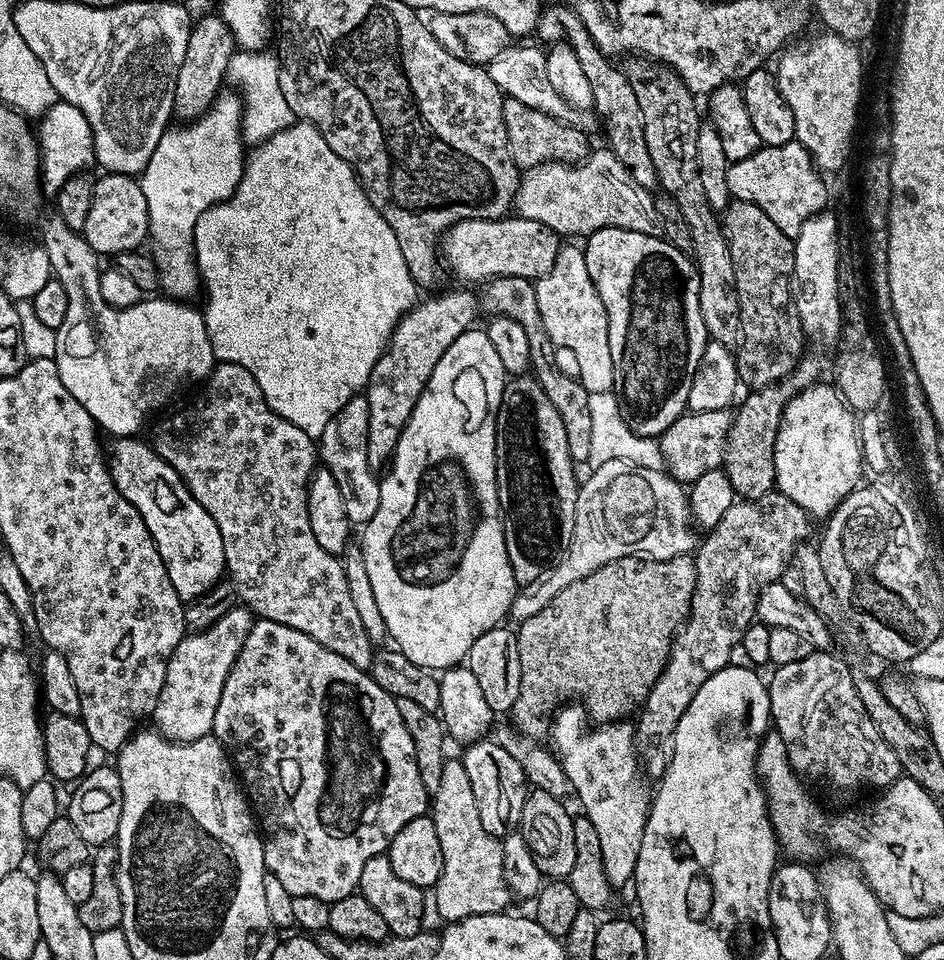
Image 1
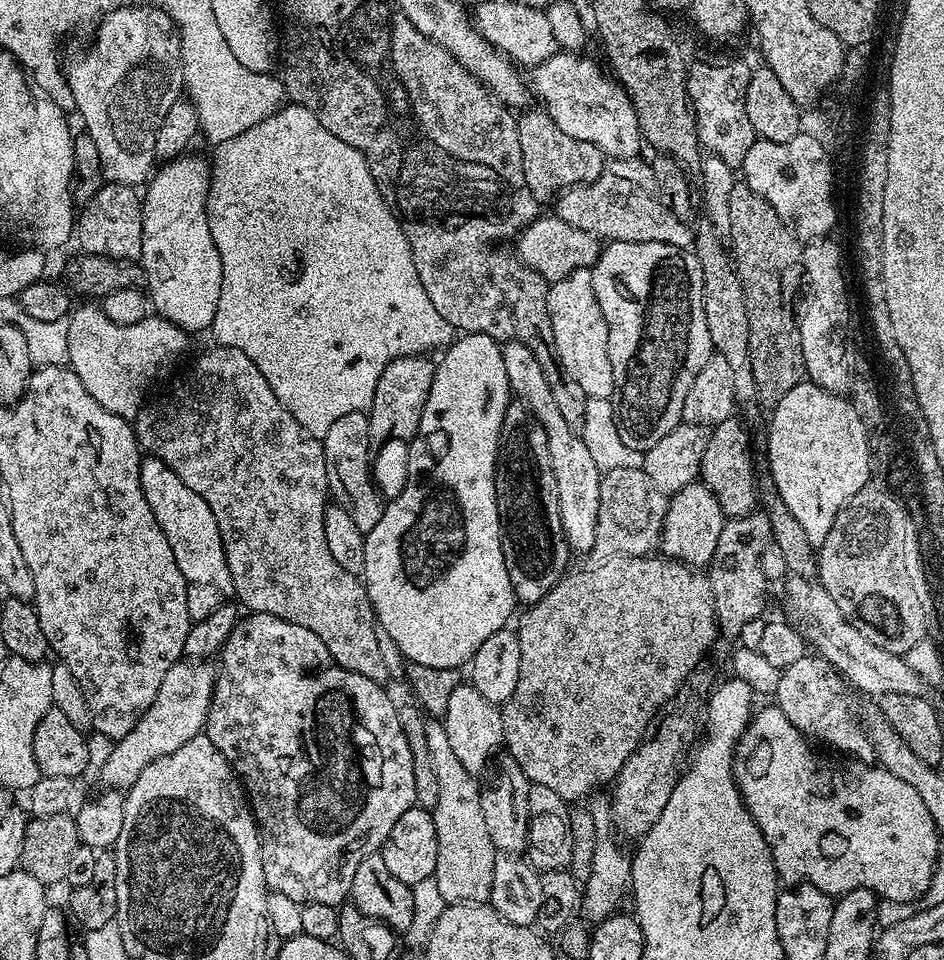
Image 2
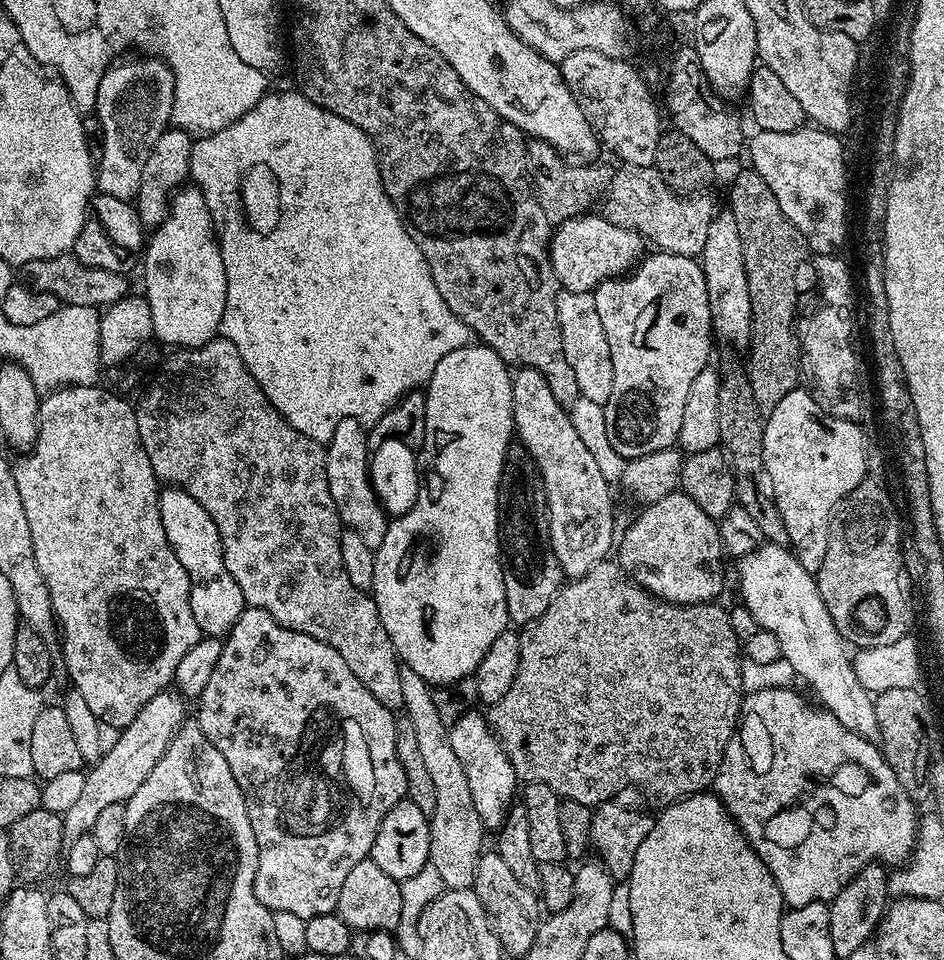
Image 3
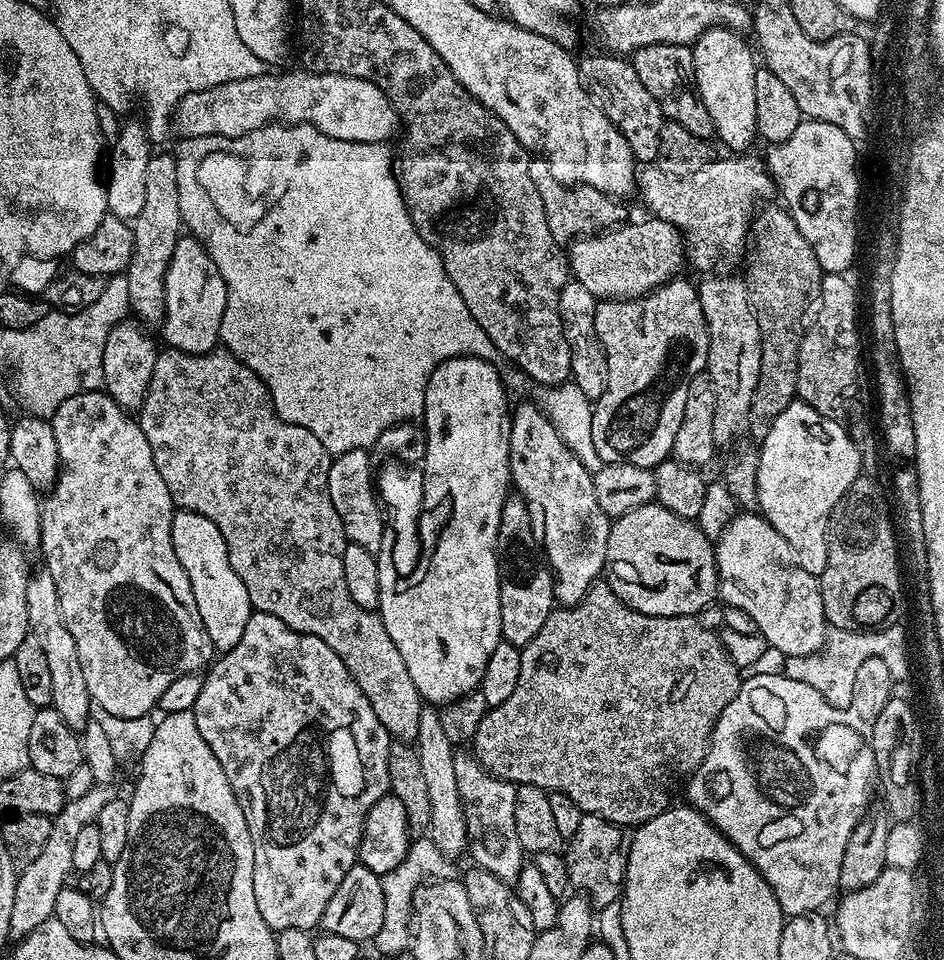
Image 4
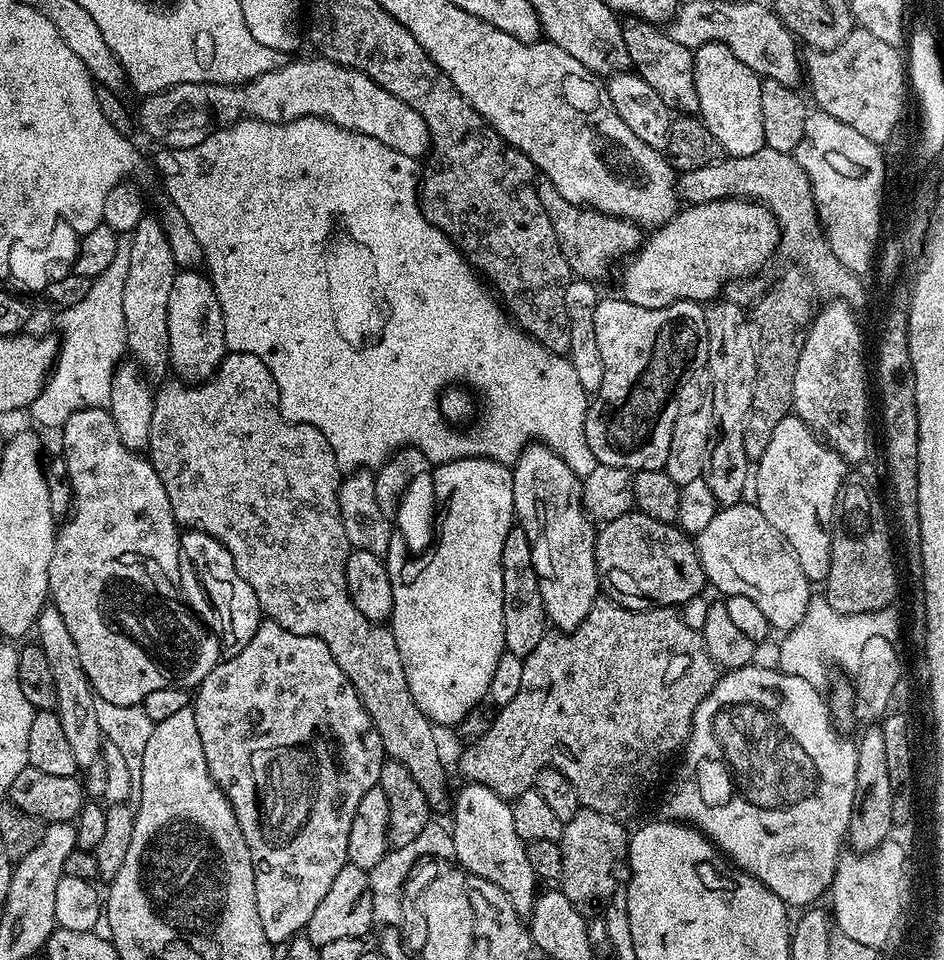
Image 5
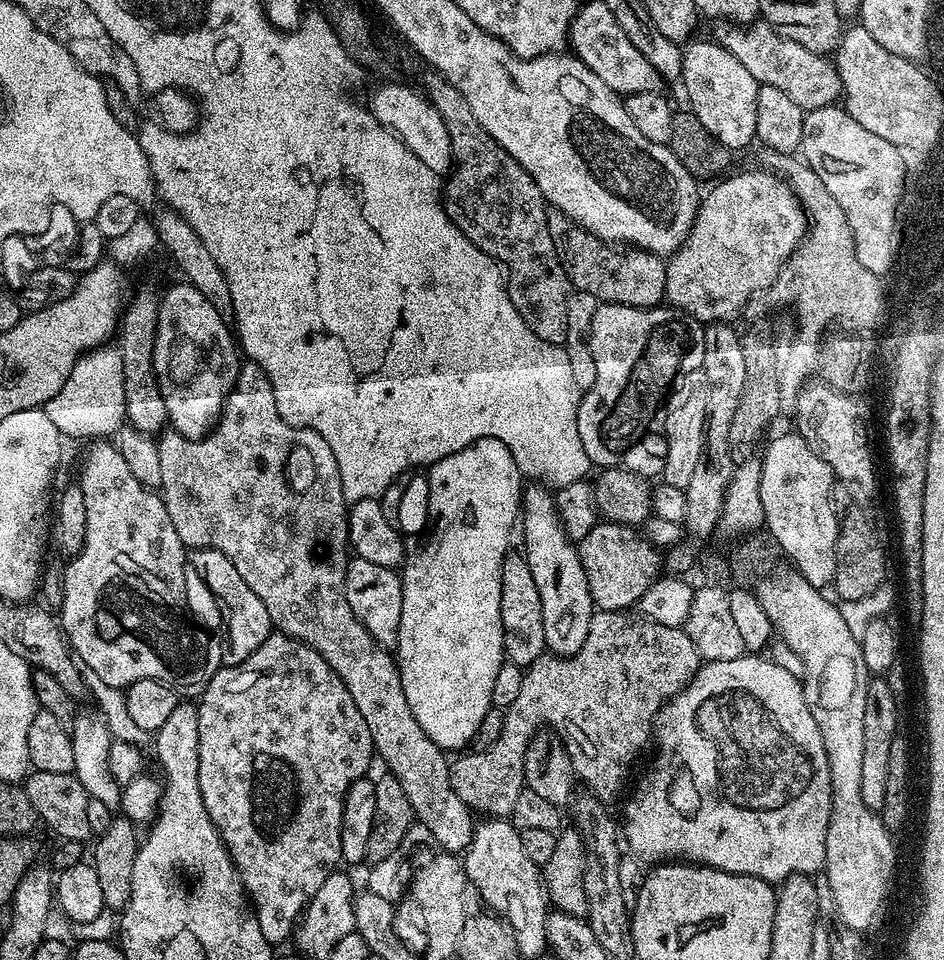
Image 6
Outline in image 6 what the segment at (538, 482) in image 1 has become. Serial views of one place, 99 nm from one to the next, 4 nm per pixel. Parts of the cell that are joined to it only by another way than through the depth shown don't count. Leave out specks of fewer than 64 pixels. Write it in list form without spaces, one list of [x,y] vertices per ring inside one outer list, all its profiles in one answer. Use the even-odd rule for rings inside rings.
[[[509,551],[502,562],[502,642],[507,663],[527,669],[546,652],[546,630],[542,630],[542,598],[538,598],[538,585],[530,574],[528,559],[519,551]]]

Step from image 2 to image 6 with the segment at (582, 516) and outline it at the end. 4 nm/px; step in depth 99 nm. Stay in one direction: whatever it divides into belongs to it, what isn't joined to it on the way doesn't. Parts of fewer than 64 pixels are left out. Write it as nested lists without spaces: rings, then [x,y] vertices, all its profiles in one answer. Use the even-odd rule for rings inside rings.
[[[532,482],[529,485],[522,492],[522,520],[528,523],[524,528],[522,555],[528,559],[530,574],[534,574],[534,583],[538,585],[538,598],[542,598],[546,649],[554,656],[573,656],[582,650],[582,642],[586,642],[590,634],[594,611],[586,570],[582,570],[577,545],[566,534],[560,521],[555,495],[543,483]]]

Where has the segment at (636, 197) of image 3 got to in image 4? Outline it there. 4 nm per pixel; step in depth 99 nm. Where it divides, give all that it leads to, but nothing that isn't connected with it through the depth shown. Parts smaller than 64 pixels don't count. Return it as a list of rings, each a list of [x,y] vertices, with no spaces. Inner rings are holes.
[[[732,154],[729,160],[713,158],[709,164],[694,170],[689,176],[668,176],[655,166],[644,166],[638,172],[638,196],[644,199],[644,204],[649,208],[651,215],[657,220],[670,222],[683,234],[684,250],[686,260],[689,265],[700,271],[700,274],[713,273],[717,268],[718,260],[715,255],[716,247],[720,244],[720,239],[728,232],[728,224],[736,220],[736,211],[739,208],[748,208],[759,196],[768,196],[774,192],[774,181],[768,173],[768,165],[763,159],[752,154]]]

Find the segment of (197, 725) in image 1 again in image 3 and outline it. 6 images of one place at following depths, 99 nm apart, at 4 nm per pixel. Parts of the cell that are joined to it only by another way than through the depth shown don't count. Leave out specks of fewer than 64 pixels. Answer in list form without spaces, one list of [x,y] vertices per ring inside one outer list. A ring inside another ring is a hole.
[[[175,690],[159,692],[154,694],[154,698],[150,698],[150,702],[146,702],[146,706],[142,706],[142,710],[138,710],[138,718],[134,718],[130,726],[120,729],[118,742],[110,750],[103,752],[100,760],[87,769],[82,794],[76,799],[74,806],[70,806],[70,810],[62,813],[65,845],[82,838],[82,834],[91,832],[103,808],[124,804],[132,797],[134,790],[138,790],[138,786],[146,782],[150,770],[154,770],[162,754],[166,754],[177,728],[184,727],[186,723],[184,707],[186,701],[179,692]]]

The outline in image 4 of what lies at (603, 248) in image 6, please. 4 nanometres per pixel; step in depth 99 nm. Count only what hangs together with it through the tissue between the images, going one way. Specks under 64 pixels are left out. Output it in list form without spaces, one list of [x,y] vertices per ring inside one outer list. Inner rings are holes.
[[[533,158],[530,162],[530,179],[538,186],[538,198],[542,198],[542,210],[546,210],[546,226],[550,226],[550,234],[554,234],[554,242],[562,246],[571,245],[573,240],[581,236],[595,236],[607,232],[629,219],[628,212],[621,201],[608,196],[602,190],[594,190],[594,186],[585,184],[563,184],[554,178],[550,166],[542,158]]]

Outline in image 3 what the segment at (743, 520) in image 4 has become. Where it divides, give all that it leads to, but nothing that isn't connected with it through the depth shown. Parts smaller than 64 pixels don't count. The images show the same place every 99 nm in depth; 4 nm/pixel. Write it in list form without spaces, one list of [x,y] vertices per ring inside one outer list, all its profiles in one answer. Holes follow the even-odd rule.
[[[764,543],[744,556],[740,561],[740,588],[744,596],[743,607],[750,610],[754,620],[766,632],[772,632],[778,638],[780,655],[784,662],[804,680],[806,680],[820,698],[819,703],[830,711],[839,722],[851,732],[858,733],[873,744],[880,742],[881,728],[878,724],[877,710],[873,695],[860,684],[856,676],[853,661],[846,642],[840,631],[834,626],[826,604],[822,602],[815,575],[803,569],[791,549],[781,544]]]

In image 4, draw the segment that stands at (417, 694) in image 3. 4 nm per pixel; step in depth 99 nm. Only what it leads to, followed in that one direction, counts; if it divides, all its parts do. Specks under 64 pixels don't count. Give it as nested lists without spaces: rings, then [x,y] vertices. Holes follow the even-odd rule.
[[[425,706],[420,715],[420,729],[414,741],[416,753],[422,762],[422,775],[426,777],[426,787],[430,793],[430,837],[445,857],[457,858],[465,855],[468,847],[468,827],[462,798],[458,792],[458,777],[454,774],[454,758],[457,749],[446,738],[442,730],[440,713],[435,707]]]

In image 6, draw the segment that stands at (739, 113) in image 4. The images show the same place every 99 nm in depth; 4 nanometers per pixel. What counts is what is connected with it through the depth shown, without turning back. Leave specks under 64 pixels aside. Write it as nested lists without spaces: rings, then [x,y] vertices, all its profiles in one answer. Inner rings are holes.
[[[711,38],[693,39],[683,53],[680,80],[688,95],[687,107],[696,115],[698,122],[702,122],[702,126],[706,126],[706,130],[710,130],[710,134],[714,134],[714,138],[729,150],[753,143],[756,140],[758,90],[761,86],[754,74],[750,74],[750,70],[746,70],[730,50]]]

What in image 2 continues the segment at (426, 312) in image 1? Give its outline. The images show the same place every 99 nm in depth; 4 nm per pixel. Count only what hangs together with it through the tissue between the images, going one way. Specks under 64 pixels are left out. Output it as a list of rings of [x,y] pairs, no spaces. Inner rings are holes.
[[[427,355],[403,356],[386,370],[382,370],[382,378],[378,378],[378,386],[374,390],[371,408],[367,409],[368,429],[370,430],[370,446],[373,450],[382,447],[391,439],[402,439],[410,442],[418,434],[418,426],[422,422],[422,410],[426,410],[426,402],[430,398],[430,386],[434,382],[436,364]]]

